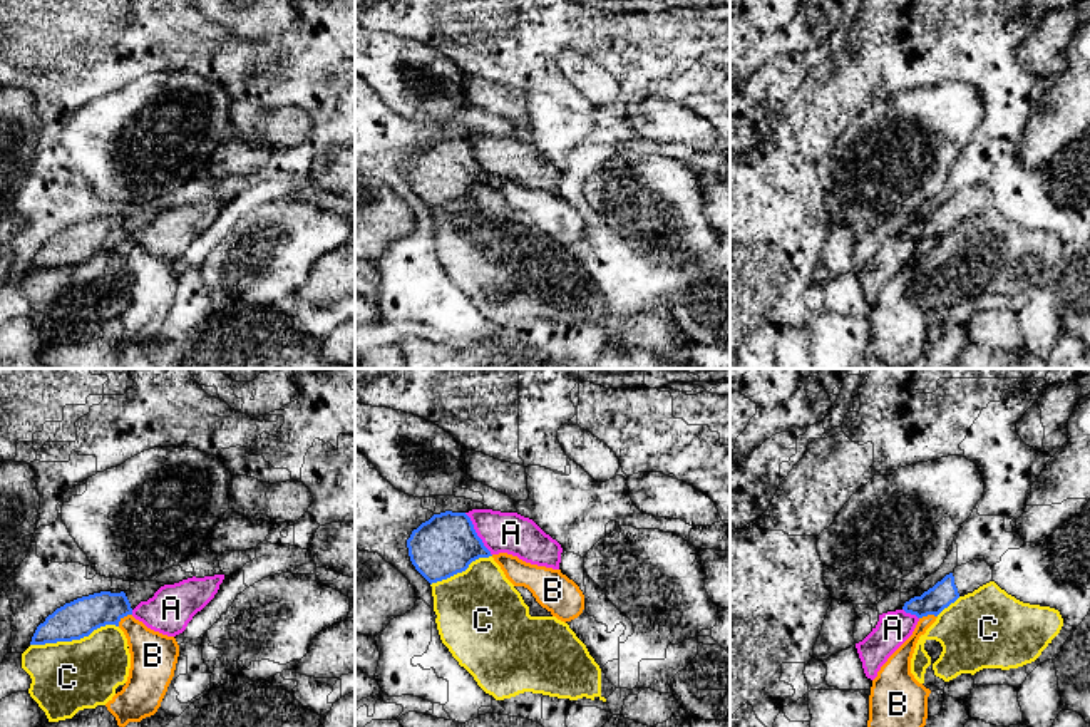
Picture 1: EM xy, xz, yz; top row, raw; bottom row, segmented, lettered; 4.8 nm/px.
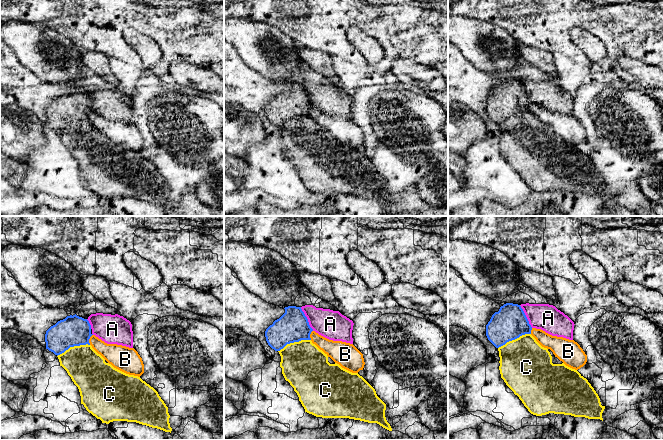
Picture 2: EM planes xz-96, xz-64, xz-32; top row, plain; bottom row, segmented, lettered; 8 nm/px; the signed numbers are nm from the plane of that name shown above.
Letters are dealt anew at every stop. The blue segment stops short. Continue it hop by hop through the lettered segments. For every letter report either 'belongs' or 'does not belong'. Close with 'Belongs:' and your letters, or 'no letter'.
A: does not belong
B: does not belong
C: does not belong
Belongs: no letter

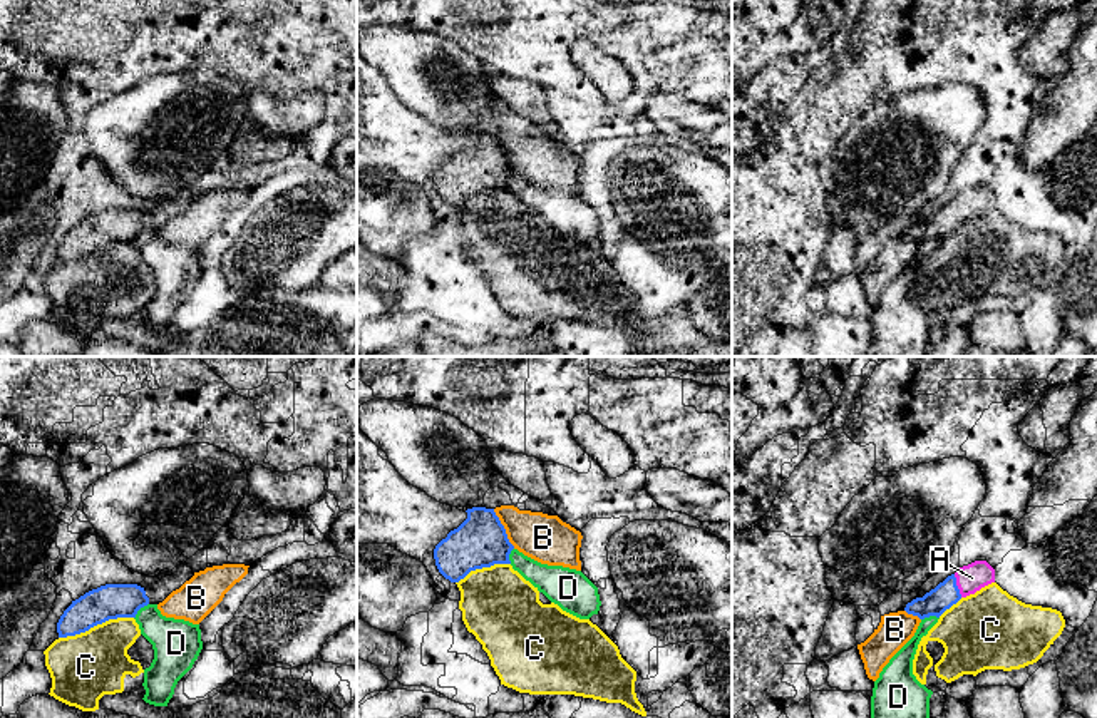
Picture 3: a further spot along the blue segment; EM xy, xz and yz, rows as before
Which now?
A: belongs
B: does not belong
C: does not belong
D: does not belong
Belongs: A

